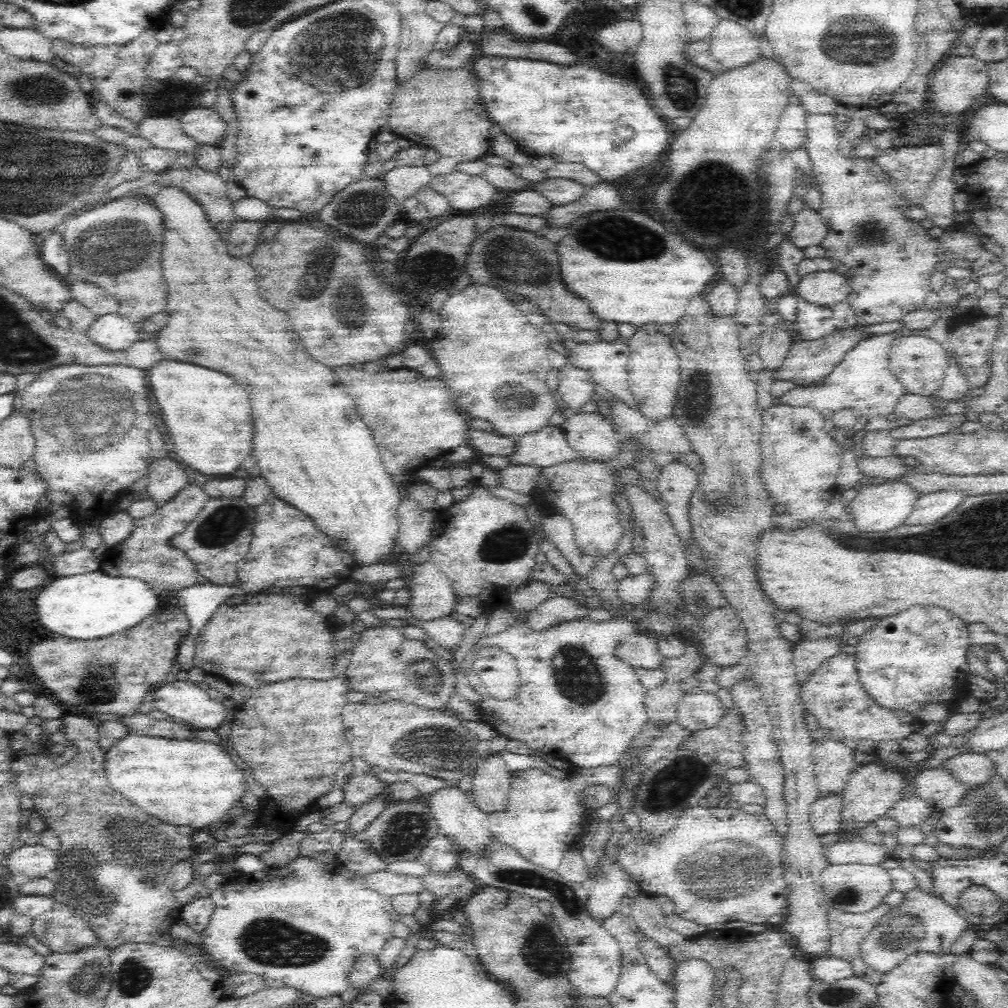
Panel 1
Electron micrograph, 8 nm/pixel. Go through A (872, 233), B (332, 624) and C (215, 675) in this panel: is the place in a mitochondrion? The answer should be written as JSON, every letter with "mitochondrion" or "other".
{"A":"mitochondrion","B":"other","C":"other"}

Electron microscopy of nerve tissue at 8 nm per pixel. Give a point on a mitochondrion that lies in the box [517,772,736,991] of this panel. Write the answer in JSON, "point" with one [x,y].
{"point":[544,954]}

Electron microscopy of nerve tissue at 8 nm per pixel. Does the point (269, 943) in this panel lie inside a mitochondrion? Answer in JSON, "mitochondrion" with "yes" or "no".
{"mitochondrion":"yes"}

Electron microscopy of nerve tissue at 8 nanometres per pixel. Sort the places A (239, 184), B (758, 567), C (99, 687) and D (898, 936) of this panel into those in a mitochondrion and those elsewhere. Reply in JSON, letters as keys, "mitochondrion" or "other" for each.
{"A":"other","B":"other","C":"mitochondrion","D":"mitochondrion"}

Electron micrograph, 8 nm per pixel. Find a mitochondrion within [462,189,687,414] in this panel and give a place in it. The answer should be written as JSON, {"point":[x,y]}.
{"point":[612,237]}

